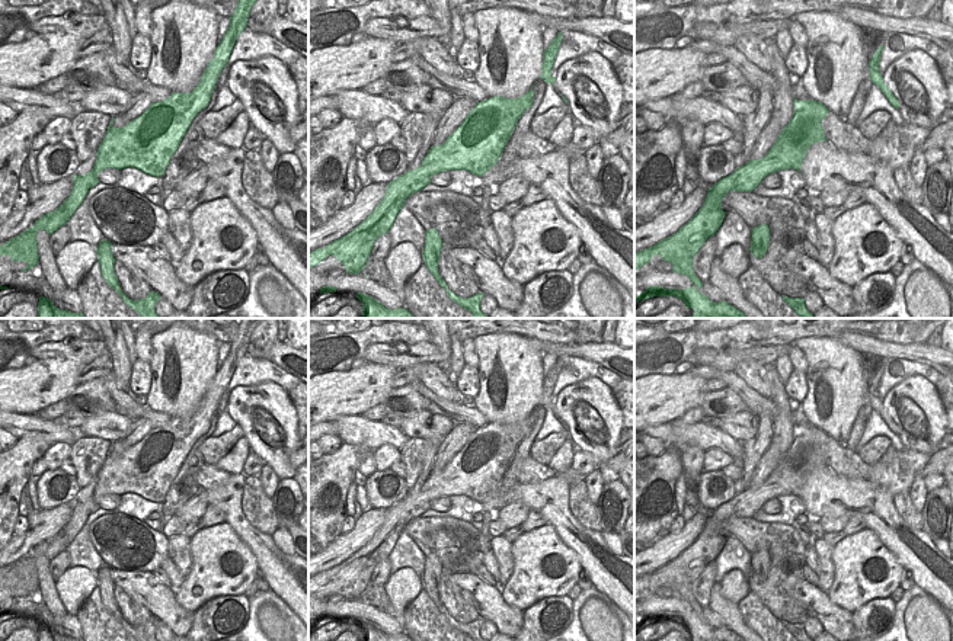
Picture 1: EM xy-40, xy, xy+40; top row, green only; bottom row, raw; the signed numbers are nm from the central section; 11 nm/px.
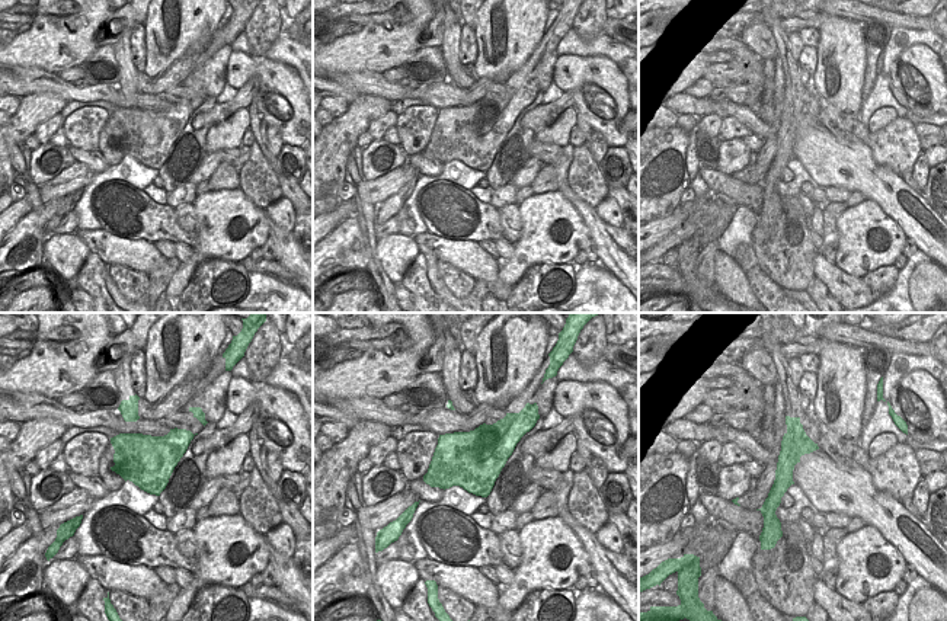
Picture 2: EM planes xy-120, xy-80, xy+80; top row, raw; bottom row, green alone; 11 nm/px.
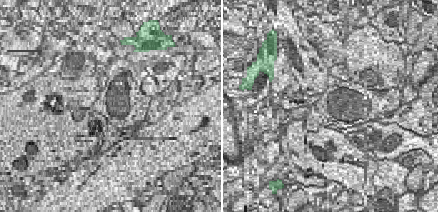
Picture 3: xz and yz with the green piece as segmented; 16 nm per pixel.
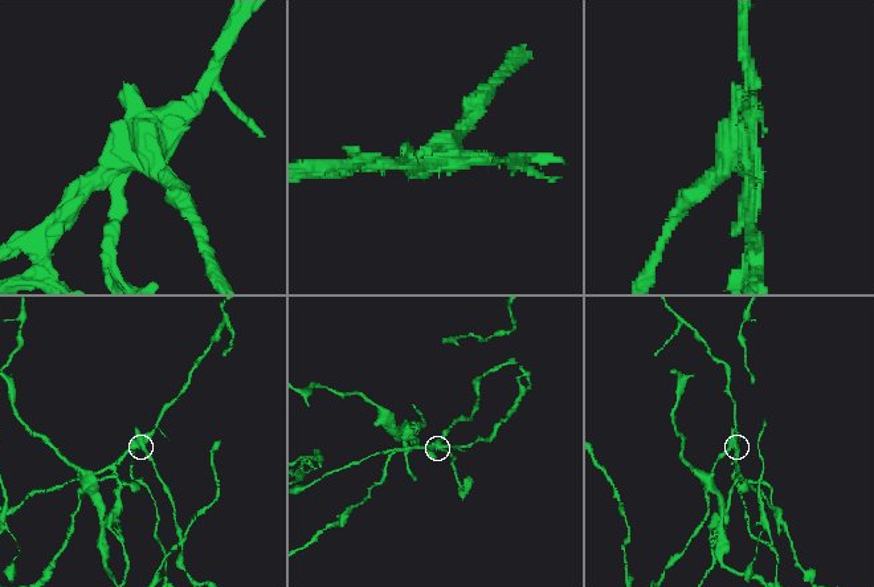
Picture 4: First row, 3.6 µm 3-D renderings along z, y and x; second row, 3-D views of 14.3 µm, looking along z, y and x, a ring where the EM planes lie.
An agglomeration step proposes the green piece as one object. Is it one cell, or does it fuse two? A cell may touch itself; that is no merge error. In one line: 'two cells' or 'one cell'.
two cells

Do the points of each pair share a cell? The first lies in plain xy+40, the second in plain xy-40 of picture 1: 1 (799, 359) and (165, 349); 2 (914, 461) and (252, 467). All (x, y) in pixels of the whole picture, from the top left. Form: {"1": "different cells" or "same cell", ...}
{"1": "different cells", "2": "same cell"}

